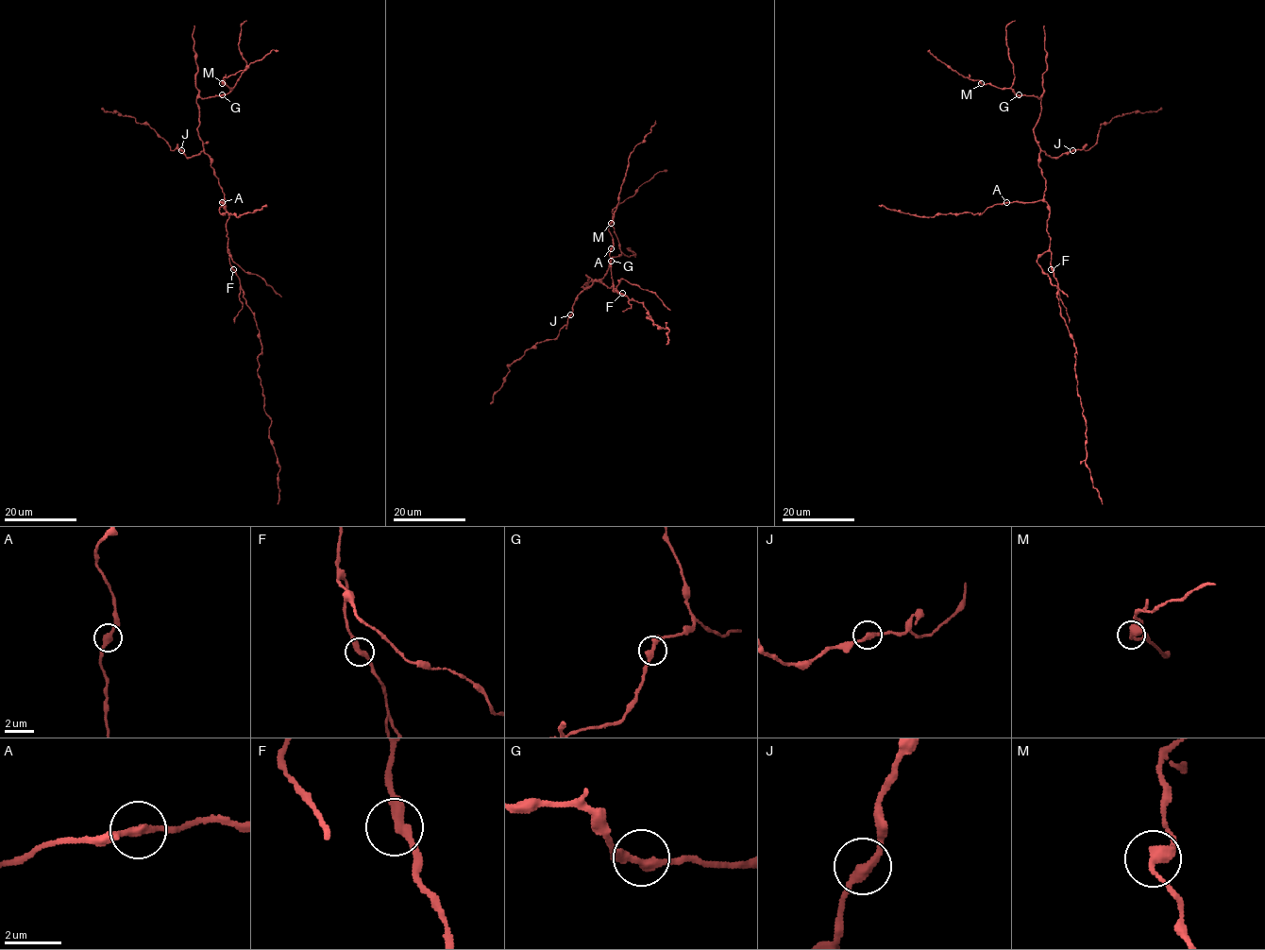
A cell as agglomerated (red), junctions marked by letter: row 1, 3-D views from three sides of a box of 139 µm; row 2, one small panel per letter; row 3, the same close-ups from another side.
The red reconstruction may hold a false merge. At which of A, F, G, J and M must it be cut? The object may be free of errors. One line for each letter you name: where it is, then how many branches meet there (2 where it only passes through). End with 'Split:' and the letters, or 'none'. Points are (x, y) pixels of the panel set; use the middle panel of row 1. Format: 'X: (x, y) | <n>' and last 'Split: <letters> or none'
Split: none

